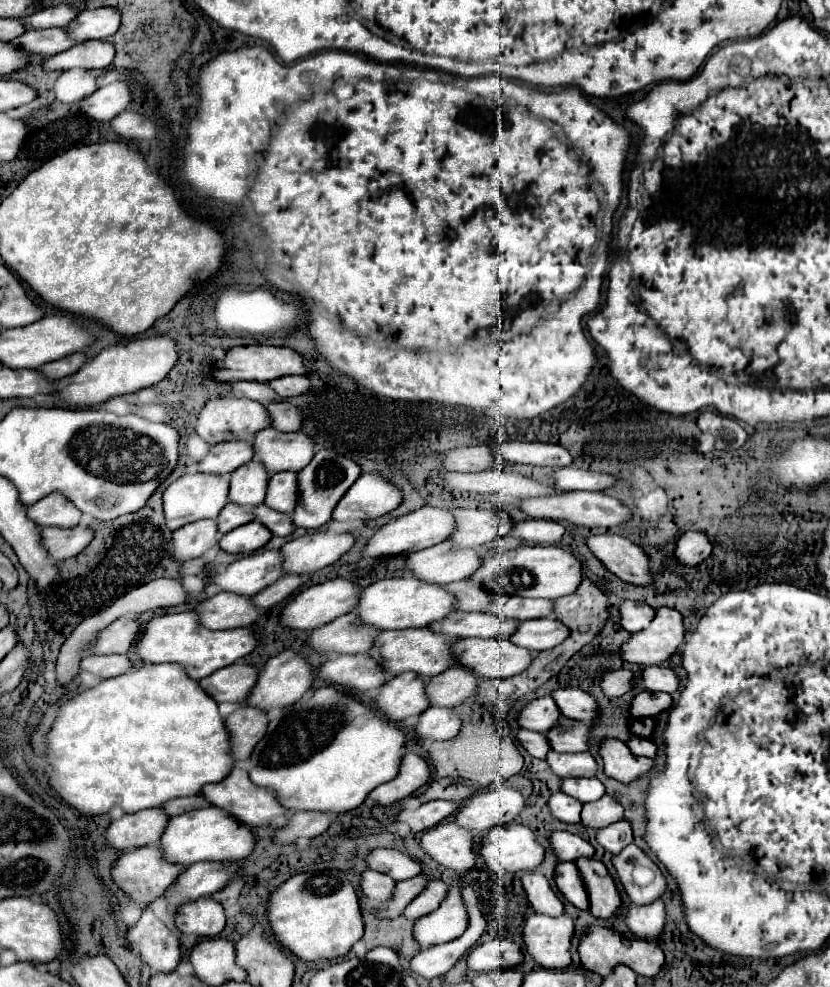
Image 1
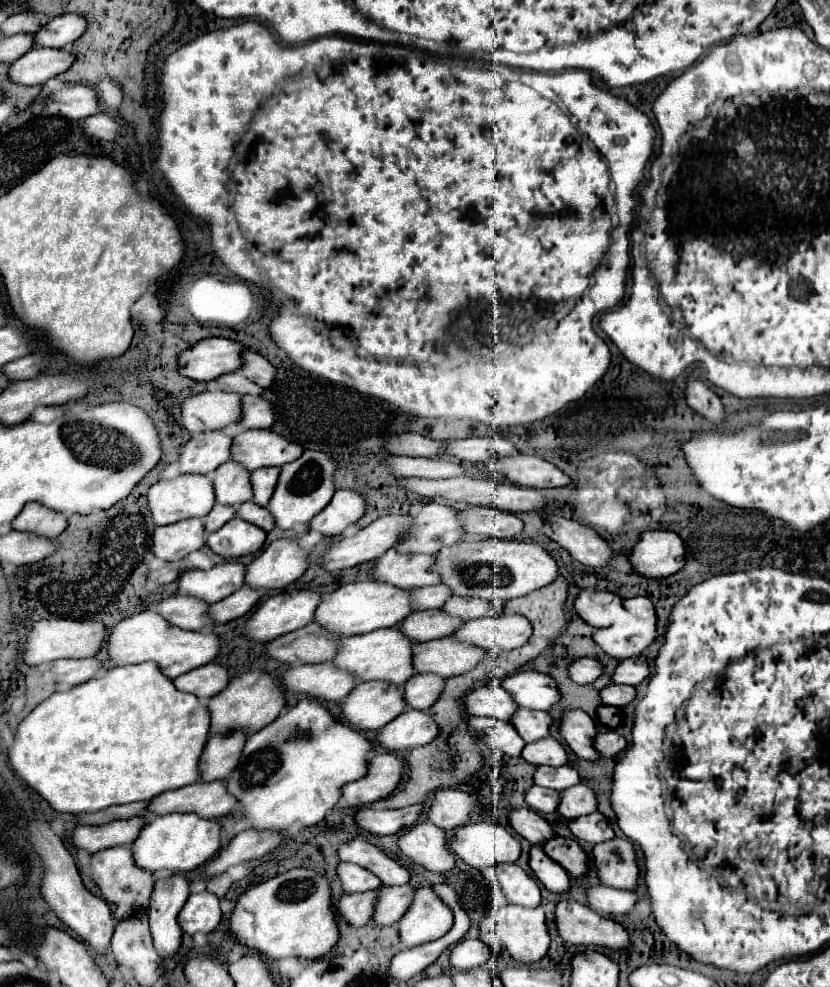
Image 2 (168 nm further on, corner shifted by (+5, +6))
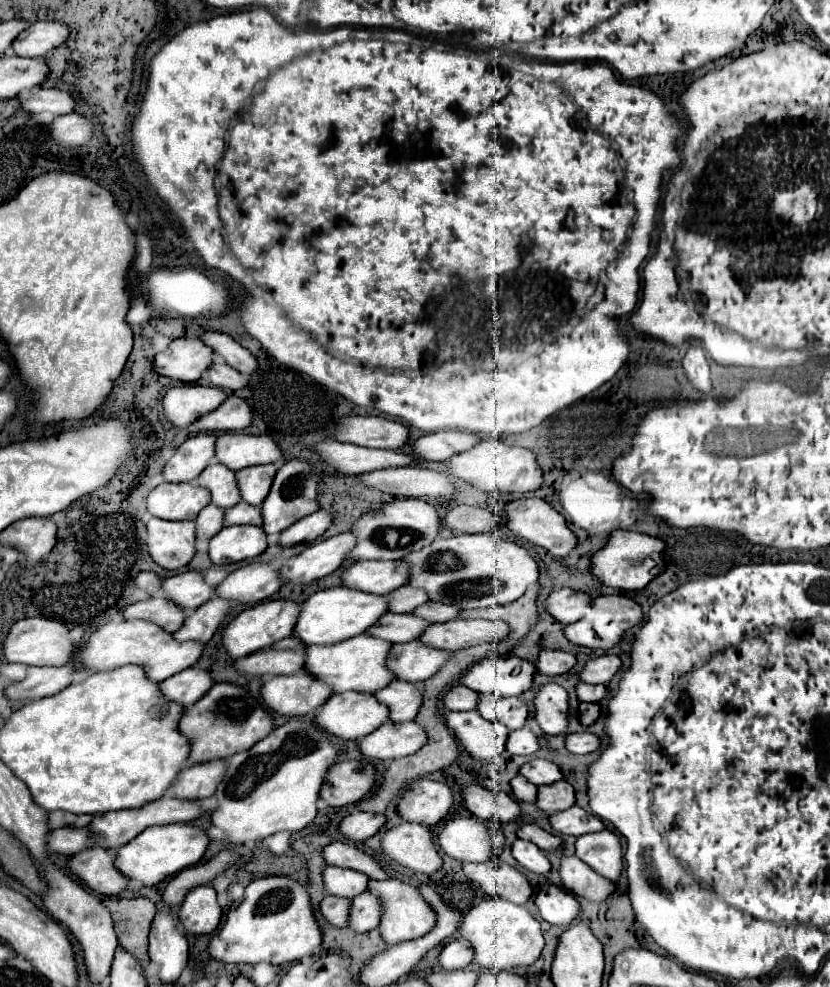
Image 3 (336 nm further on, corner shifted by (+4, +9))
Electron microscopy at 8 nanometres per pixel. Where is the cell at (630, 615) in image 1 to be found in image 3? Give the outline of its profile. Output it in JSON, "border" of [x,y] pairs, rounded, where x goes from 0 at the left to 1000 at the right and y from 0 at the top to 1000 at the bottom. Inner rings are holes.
{"border":[[[683,595],[664,599],[664,603],[659,605],[661,621],[681,633],[693,631],[695,627],[702,627],[705,619],[710,619],[710,611],[714,611],[714,609],[707,601],[683,597]]]}

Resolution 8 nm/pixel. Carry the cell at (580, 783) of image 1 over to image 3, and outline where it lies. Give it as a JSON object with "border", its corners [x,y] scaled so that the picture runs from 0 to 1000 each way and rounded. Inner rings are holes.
{"border":[[[640,769],[637,773],[633,773],[625,781],[635,791],[640,791],[642,795],[661,795],[661,793],[671,793],[678,789],[676,779],[659,771],[659,769]]]}

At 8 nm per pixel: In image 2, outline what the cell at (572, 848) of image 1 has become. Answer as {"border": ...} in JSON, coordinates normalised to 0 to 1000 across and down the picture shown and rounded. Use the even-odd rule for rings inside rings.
{"border":[[[636,819],[614,821],[612,833],[614,833],[614,839],[619,839],[622,845],[627,845],[629,849],[634,849],[634,851],[639,851],[641,855],[648,855],[648,857],[651,857],[651,853],[658,853],[663,847],[667,847],[663,835],[651,825],[641,823]]]}

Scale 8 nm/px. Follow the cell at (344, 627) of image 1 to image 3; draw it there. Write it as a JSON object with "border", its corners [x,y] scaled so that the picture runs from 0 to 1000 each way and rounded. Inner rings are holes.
{"border":[[[346,645],[329,656],[319,656],[298,664],[295,668],[286,668],[283,676],[298,684],[329,686],[329,684],[353,684],[367,674],[367,656],[360,647]]]}

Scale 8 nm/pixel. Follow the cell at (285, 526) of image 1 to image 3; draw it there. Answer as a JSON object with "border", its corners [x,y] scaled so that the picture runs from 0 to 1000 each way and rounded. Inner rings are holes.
{"border":[[[295,508],[276,514],[271,518],[271,532],[314,532],[317,522],[312,514],[305,514]]]}

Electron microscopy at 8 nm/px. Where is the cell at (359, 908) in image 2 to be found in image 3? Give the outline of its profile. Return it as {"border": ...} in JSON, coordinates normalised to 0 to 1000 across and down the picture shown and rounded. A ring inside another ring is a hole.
{"border":[[[394,907],[387,913],[387,927],[401,937],[401,939],[418,939],[420,937],[420,919],[423,911],[411,911],[404,907]]]}

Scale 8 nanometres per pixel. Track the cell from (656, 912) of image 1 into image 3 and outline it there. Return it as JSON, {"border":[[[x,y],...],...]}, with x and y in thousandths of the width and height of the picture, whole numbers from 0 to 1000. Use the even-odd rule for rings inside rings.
{"border":[[[676,868],[676,893],[678,899],[693,907],[712,913],[729,913],[741,905],[741,895],[719,887],[710,876],[695,868]]]}

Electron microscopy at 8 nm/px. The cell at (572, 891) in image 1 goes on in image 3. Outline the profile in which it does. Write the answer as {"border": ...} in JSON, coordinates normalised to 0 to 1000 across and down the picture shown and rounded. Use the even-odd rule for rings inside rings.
{"border":[[[623,850],[618,854],[618,868],[637,882],[647,884],[647,887],[659,887],[664,882],[664,874],[659,870],[659,866],[642,854]]]}

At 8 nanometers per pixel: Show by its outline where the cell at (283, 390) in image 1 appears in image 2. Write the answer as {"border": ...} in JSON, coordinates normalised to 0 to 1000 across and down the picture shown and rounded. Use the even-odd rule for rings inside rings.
{"border":[[[294,355],[289,377],[299,385],[308,387],[316,393],[323,393],[328,389],[328,385],[330,385],[330,379],[333,379],[330,371],[318,361],[313,361],[311,357],[304,357],[304,355]]]}

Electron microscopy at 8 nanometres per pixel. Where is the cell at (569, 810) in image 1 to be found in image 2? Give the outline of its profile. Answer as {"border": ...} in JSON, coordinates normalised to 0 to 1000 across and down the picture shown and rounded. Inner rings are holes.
{"border":[[[641,796],[634,802],[634,815],[636,815],[636,819],[643,821],[643,823],[651,823],[651,825],[670,823],[670,813],[672,811],[675,811],[675,802],[670,802],[670,800]]]}

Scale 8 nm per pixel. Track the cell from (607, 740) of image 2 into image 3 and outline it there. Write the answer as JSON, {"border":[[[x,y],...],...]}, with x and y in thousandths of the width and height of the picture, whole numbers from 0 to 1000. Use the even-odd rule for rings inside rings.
{"border":[[[702,741],[702,743],[688,743],[683,745],[683,751],[681,751],[683,759],[688,763],[695,763],[695,765],[707,765],[707,763],[714,763],[724,757],[724,749],[710,741]]]}

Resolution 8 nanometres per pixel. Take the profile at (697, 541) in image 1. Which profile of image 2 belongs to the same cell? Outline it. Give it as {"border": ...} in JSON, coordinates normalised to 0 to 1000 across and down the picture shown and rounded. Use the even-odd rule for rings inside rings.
{"border":[[[805,537],[773,539],[757,561],[764,582],[776,586],[802,586],[824,573],[824,549]]]}

